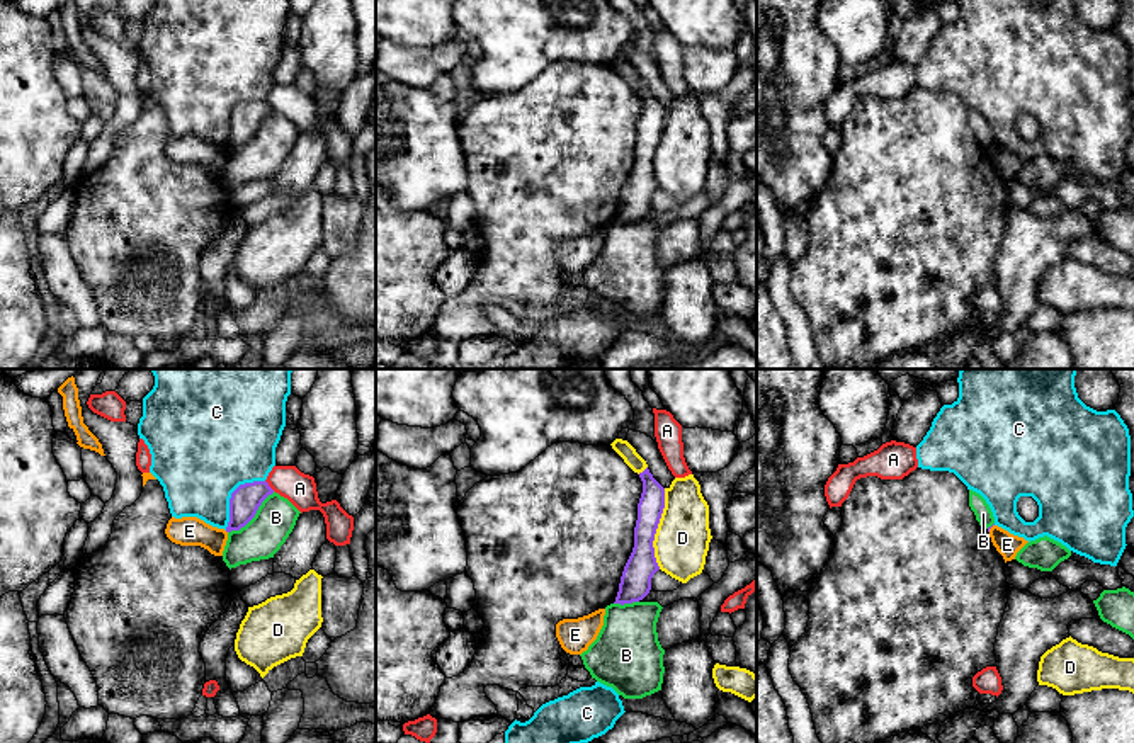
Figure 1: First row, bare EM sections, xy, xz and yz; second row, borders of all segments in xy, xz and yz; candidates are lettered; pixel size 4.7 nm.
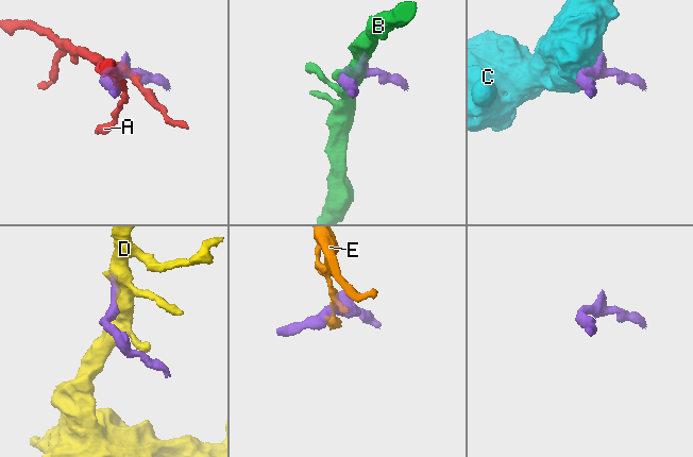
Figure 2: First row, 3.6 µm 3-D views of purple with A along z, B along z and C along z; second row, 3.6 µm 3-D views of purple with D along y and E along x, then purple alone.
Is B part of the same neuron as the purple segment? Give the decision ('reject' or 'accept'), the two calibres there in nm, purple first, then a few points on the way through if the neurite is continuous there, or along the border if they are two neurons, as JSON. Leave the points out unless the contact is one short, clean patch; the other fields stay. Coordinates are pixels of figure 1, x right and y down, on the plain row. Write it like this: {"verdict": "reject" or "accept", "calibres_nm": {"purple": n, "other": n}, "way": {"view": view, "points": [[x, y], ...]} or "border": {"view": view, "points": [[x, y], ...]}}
{"verdict": "reject", "calibres_nm": {"purple": 140, "other": 190}}

